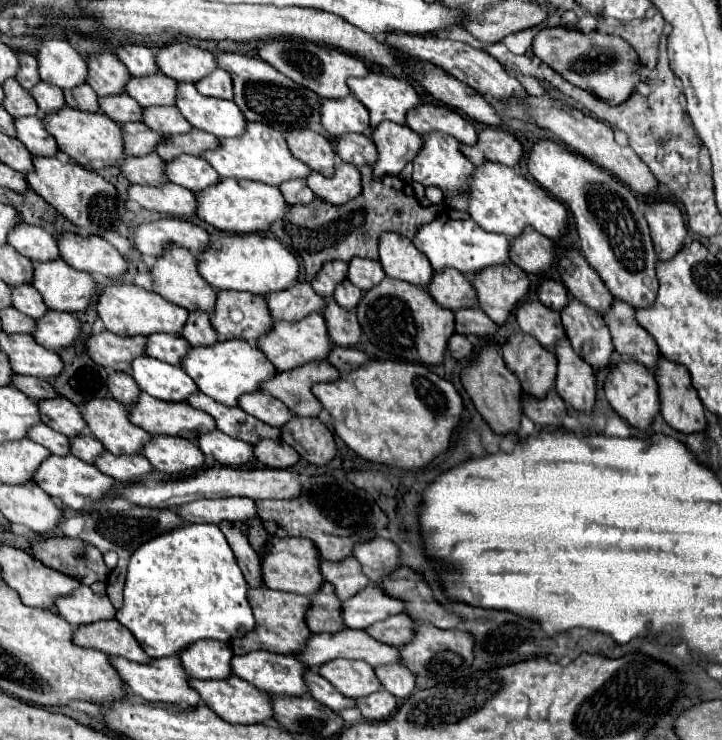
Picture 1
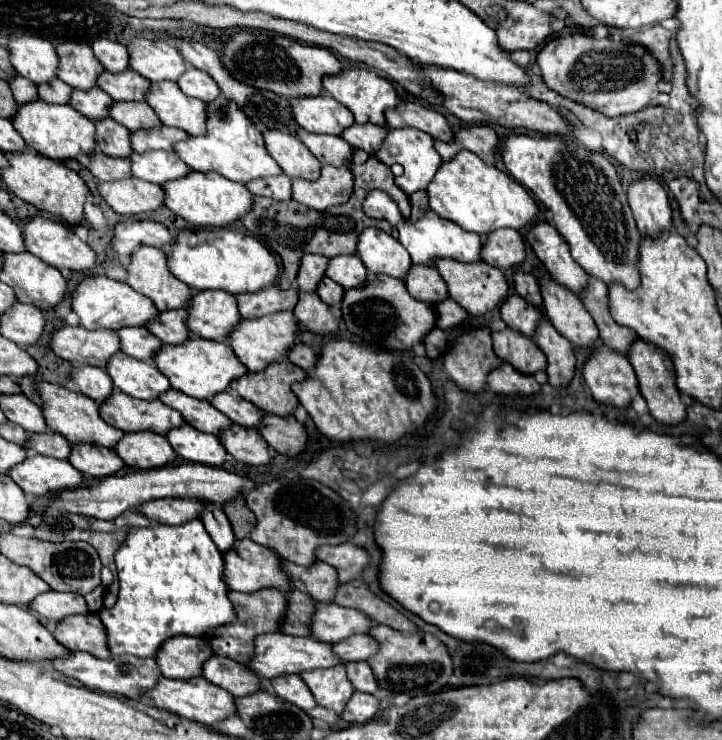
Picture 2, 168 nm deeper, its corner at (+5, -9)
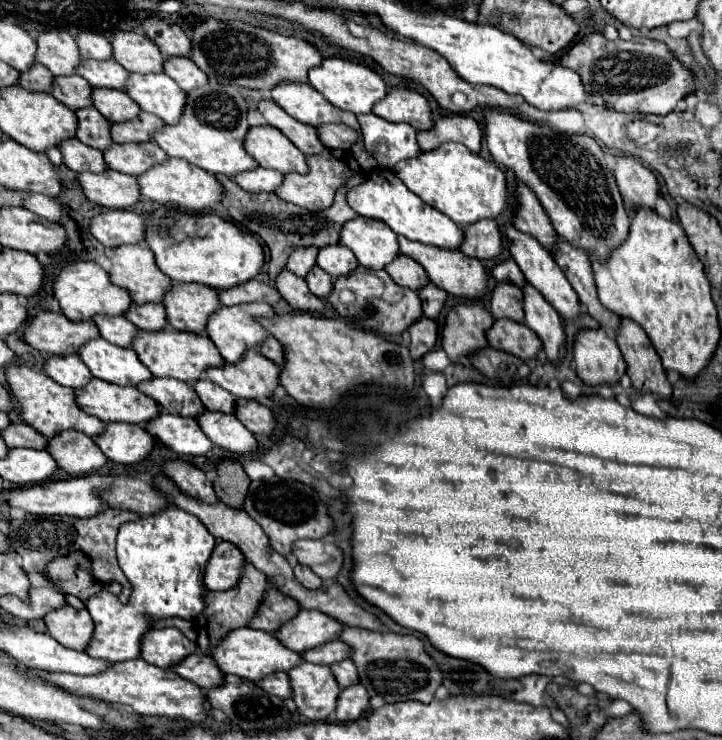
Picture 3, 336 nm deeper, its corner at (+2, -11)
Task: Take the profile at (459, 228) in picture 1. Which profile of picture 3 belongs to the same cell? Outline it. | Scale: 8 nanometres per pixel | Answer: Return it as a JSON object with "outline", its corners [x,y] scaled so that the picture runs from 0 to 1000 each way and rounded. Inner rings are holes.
{"outline":[[[522,227],[508,235],[506,249],[492,251],[481,262],[483,278],[497,286],[506,295],[525,295],[530,297],[547,316],[561,319],[566,324],[616,335],[616,338],[636,338],[636,332],[644,324],[644,314],[639,305],[633,305],[627,297],[622,297],[614,286],[605,286],[602,281],[594,281],[580,265],[575,265],[547,235],[544,230]]]}

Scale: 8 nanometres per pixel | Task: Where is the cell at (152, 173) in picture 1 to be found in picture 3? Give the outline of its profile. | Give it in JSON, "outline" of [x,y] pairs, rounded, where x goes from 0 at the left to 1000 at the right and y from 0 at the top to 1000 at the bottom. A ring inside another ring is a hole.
{"outline":[[[107,186],[84,195],[82,200],[87,205],[90,222],[101,230],[101,232],[126,232],[126,235],[140,235],[148,230],[148,219],[143,214],[140,205],[134,205],[132,200],[123,200],[118,195],[112,195]]]}

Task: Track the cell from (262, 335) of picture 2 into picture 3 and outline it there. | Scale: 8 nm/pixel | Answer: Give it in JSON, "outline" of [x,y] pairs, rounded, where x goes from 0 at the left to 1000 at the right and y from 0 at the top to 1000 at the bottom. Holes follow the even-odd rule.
{"outline":[[[350,408],[350,411],[331,411],[331,414],[309,414],[303,416],[303,422],[298,422],[289,435],[287,435],[287,451],[289,457],[301,465],[306,481],[312,481],[314,489],[325,492],[331,486],[337,486],[339,476],[345,470],[356,470],[361,468],[370,457],[373,457],[373,449],[367,449],[367,443],[353,432],[353,430],[378,430],[381,427],[381,419],[373,414],[373,411],[359,411],[359,408]]]}

